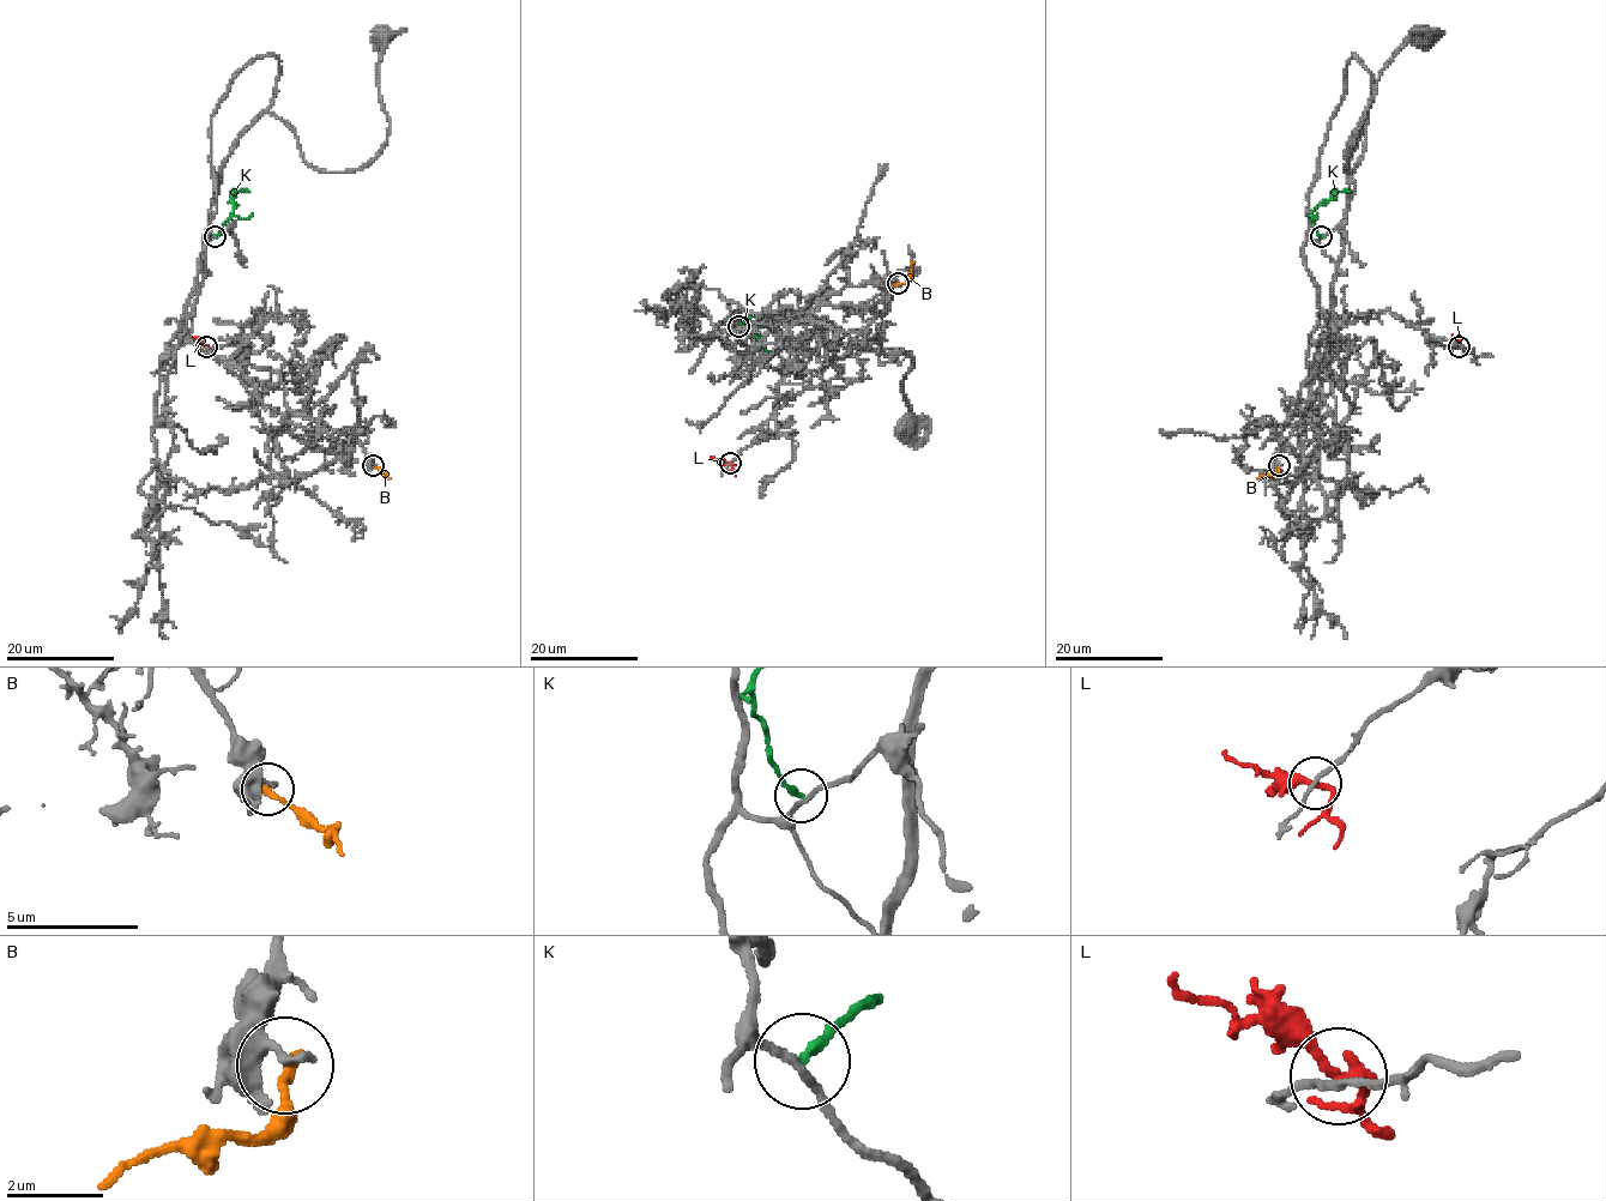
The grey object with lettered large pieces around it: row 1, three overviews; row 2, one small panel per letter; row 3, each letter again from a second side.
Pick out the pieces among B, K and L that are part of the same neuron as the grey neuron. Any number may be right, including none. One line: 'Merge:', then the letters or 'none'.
Merge: none

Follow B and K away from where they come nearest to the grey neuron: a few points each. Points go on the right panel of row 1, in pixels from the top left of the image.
B: (1278, 465), (1273, 474), (1257, 478)
K: (1321, 236), (1315, 228), (1312, 211), (1339, 191), (1348, 192)

